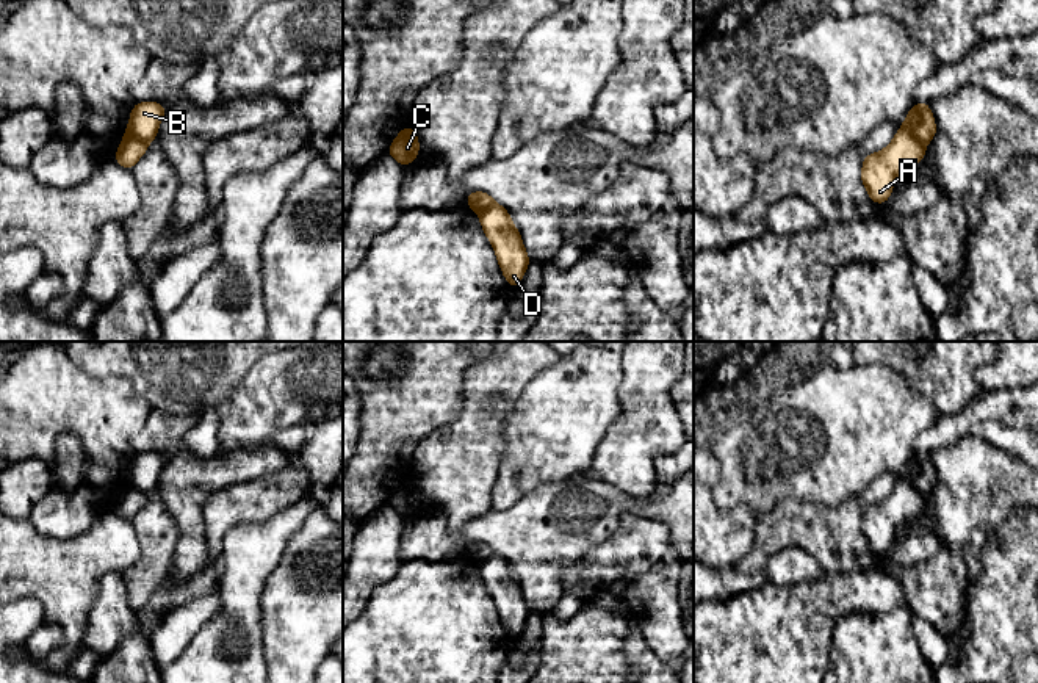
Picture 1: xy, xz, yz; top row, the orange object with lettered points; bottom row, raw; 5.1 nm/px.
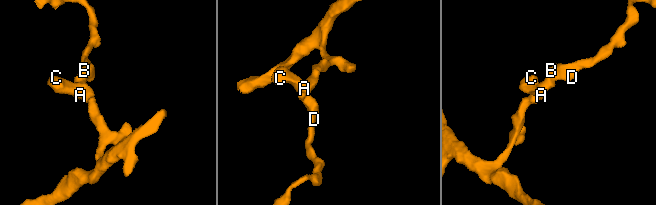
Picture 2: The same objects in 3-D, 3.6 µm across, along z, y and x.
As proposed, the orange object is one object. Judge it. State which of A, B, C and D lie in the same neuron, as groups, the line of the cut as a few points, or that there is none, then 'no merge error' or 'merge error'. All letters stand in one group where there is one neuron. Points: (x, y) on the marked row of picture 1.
A C / B D; cut in yz along (902, 126), (924, 144); merge error

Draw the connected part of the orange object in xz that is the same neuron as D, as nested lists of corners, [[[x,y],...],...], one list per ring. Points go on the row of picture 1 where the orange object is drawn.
[[[495,202],[488,210],[479,213],[479,222],[493,244],[509,287],[517,287],[524,277],[531,258],[526,254],[518,229],[512,224],[509,211]]]

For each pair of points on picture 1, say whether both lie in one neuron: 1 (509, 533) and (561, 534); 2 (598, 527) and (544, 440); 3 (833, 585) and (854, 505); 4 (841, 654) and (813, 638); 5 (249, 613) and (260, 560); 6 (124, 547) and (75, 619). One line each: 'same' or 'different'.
1: same
2: different
3: different
4: different
5: same
6: same

